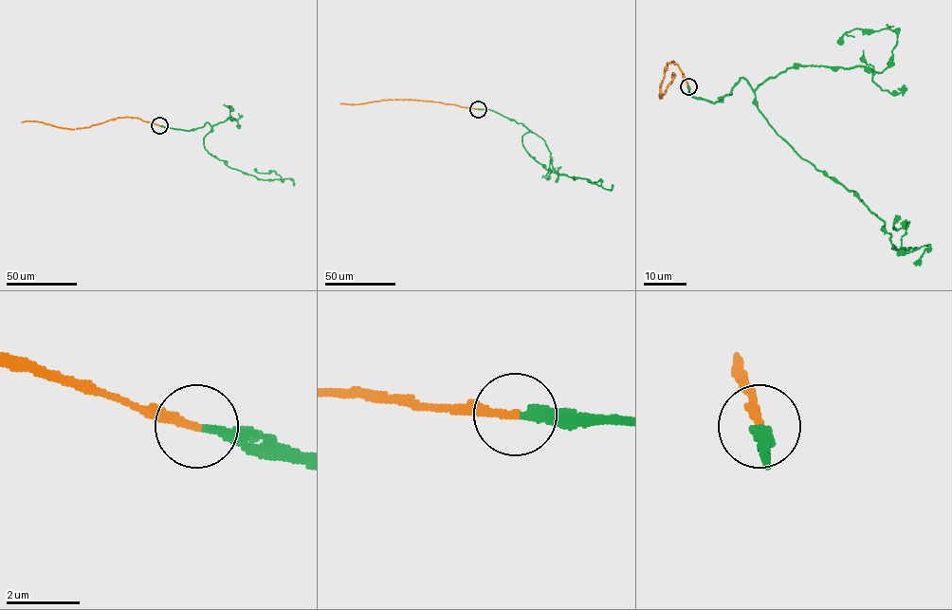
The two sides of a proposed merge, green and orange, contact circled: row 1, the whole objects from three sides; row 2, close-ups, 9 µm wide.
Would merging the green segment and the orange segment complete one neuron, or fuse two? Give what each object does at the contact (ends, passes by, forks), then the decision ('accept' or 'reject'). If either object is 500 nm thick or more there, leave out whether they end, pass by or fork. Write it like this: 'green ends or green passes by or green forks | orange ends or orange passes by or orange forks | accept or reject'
green ends | orange ends | accept

